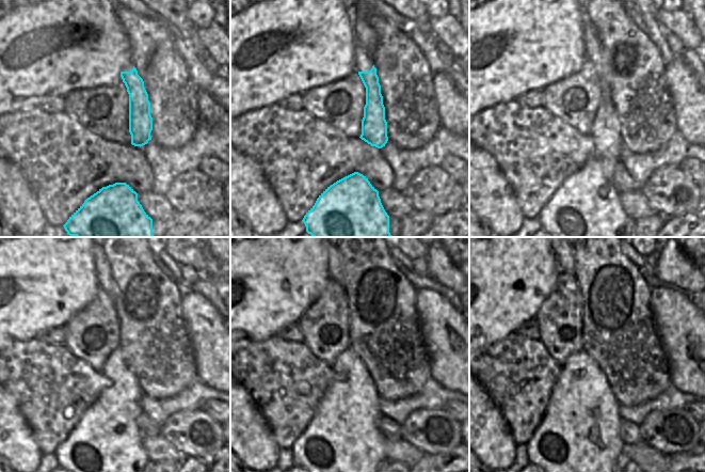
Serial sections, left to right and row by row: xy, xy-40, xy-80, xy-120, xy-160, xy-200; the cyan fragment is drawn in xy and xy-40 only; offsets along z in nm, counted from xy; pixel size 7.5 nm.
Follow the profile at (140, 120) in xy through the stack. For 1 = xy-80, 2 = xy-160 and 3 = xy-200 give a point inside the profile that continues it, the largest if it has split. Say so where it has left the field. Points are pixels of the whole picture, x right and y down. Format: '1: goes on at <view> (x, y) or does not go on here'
1: goes on at xy-80 (585, 215)
2: goes on at xy-160 (342, 447)
3: goes on at xy-200 (577, 444)

